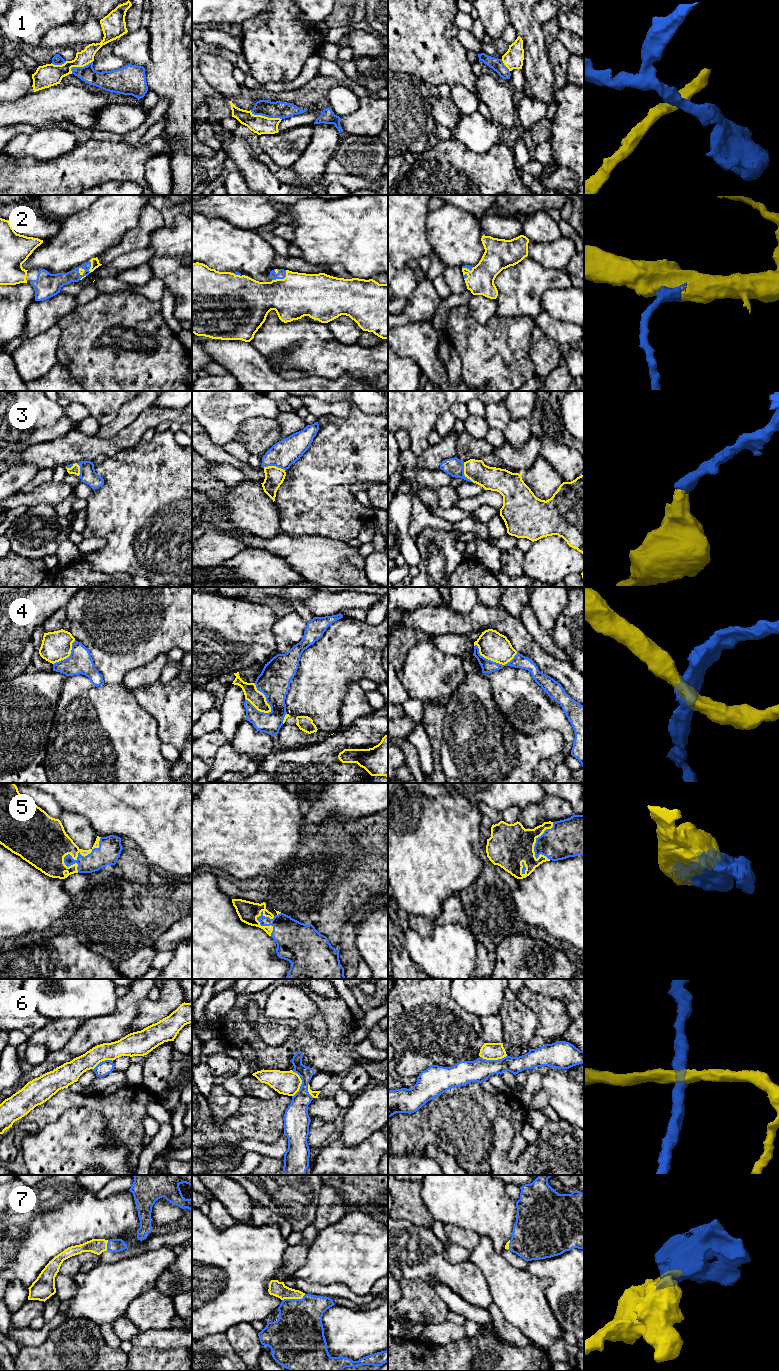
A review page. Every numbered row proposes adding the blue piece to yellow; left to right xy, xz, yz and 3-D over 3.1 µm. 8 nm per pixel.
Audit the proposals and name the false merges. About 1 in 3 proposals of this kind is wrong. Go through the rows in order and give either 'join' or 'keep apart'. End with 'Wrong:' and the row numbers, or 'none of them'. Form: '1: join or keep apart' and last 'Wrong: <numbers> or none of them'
1: keep apart
2: join
3: join
4: keep apart
5: join
6: keep apart
7: join
Wrong: 1, 4, 6

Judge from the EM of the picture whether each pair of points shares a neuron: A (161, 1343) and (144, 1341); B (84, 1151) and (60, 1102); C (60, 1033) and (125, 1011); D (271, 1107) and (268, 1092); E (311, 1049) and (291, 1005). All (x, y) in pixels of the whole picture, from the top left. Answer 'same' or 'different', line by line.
A: same
B: different
C: different
D: different
E: different

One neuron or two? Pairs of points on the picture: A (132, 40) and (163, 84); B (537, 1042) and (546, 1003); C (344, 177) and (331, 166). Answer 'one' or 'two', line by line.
A: two
B: one
C: one

